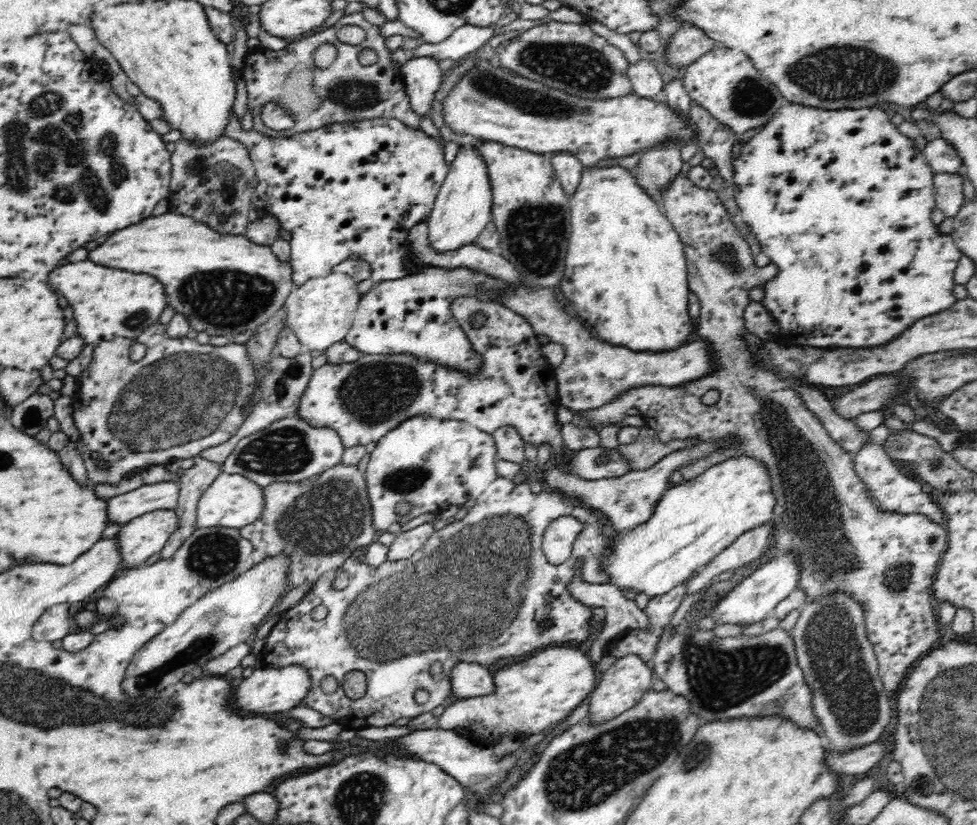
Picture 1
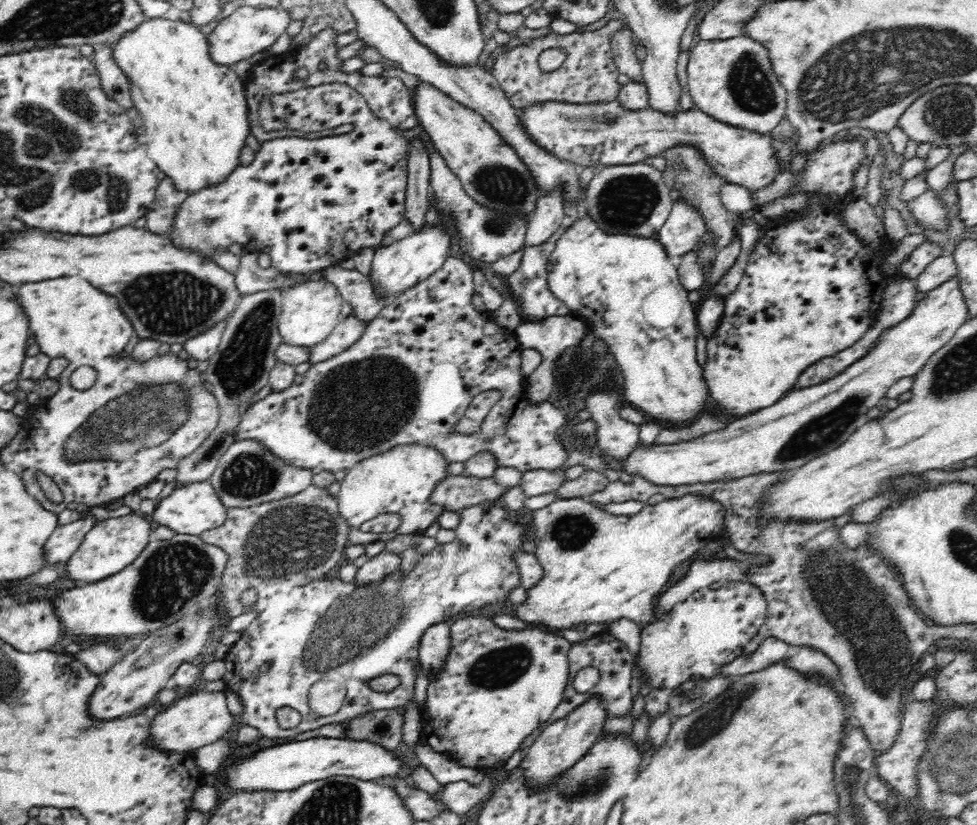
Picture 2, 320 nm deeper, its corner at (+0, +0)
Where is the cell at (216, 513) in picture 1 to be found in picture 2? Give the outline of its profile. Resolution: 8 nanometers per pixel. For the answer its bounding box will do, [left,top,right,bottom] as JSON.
[149,481,226,536]

